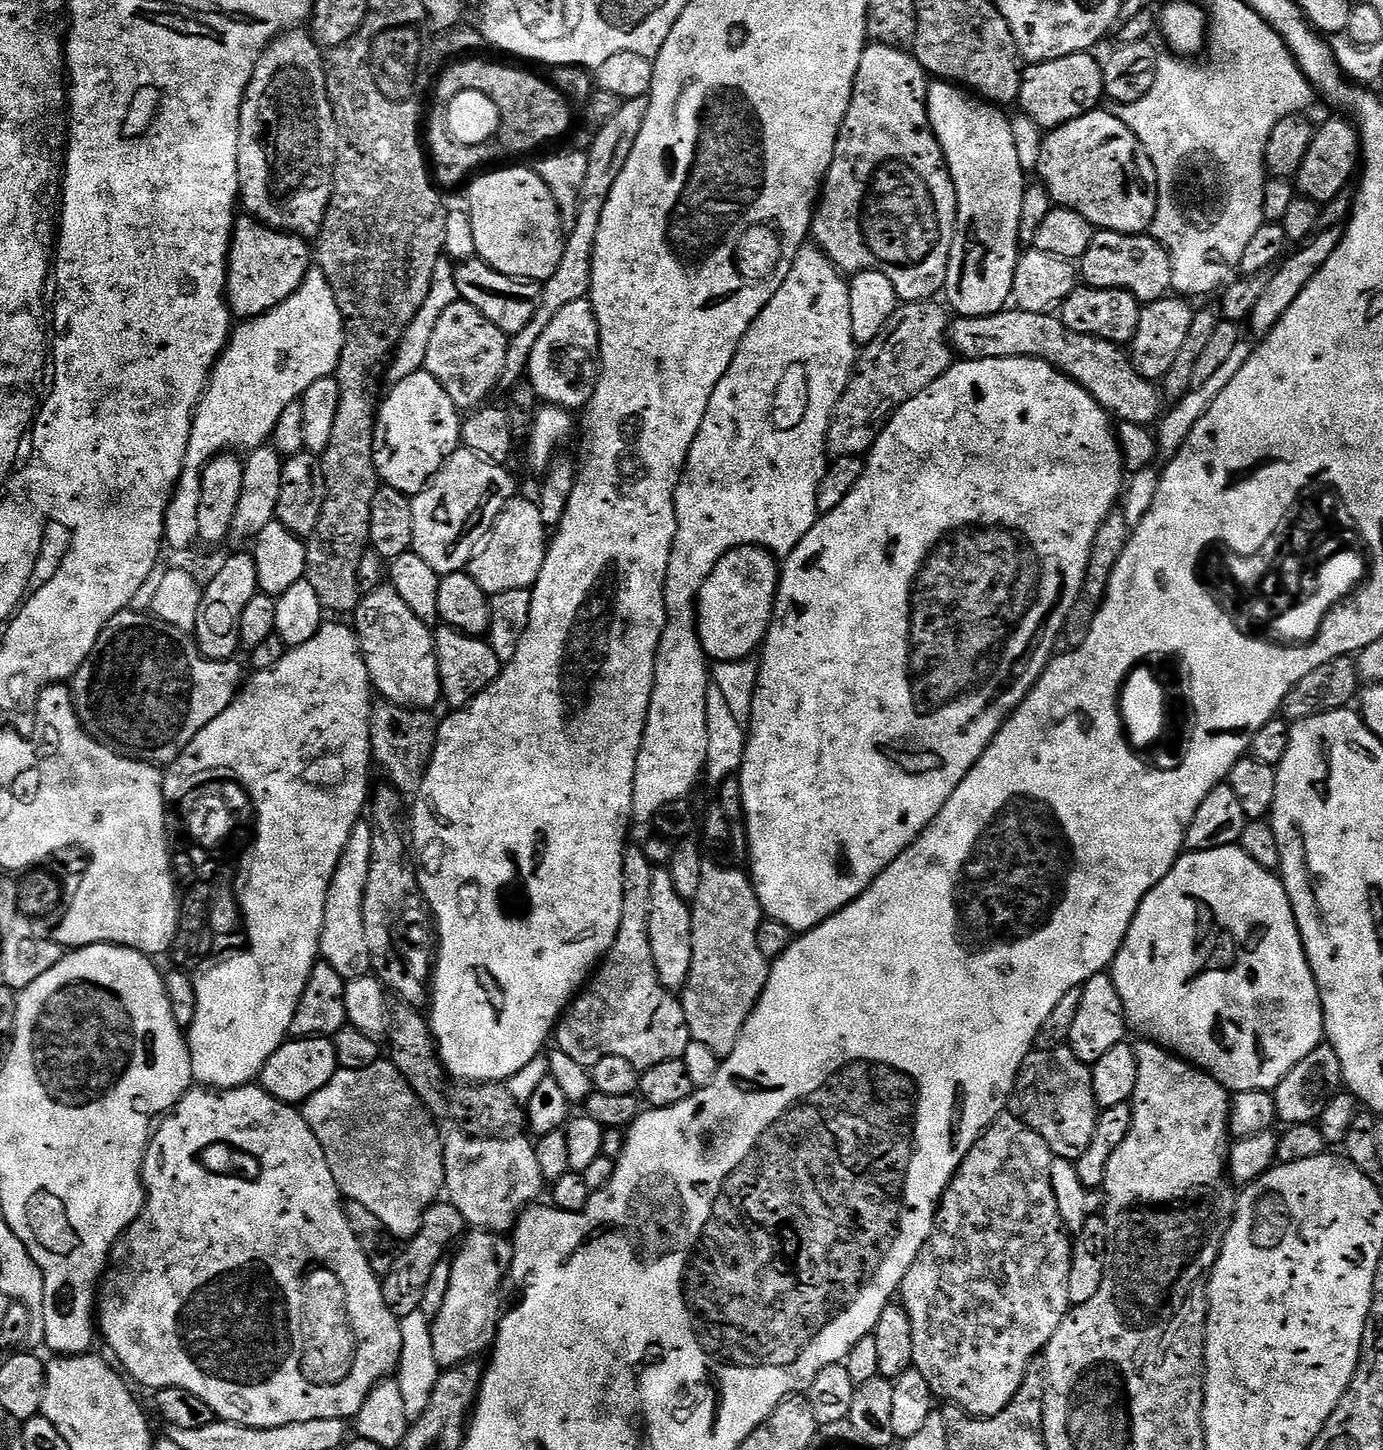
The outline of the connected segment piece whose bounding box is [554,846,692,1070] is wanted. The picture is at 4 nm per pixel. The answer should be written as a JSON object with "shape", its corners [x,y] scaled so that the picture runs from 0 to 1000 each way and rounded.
{"shape":[[[455,583],[451,586],[450,592],[450,636],[445,645],[444,652],[440,659],[434,663],[430,672],[424,681],[414,689],[409,700],[406,701],[401,710],[401,720],[404,725],[412,727],[415,732],[422,737],[427,737],[435,730],[446,728],[453,730],[461,737],[465,738],[470,735],[476,735],[476,732],[494,731],[496,721],[500,718],[499,710],[496,708],[496,699],[494,692],[490,685],[484,684],[476,674],[476,669],[473,666],[473,658],[470,655],[470,608],[473,601],[472,591],[466,588],[465,584]]]}

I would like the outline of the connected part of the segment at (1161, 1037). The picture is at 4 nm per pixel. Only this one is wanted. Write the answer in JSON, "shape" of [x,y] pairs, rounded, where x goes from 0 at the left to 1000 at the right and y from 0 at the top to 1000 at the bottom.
{"shape":[[[890,582],[886,585],[869,586],[868,588],[857,587],[850,597],[829,617],[829,619],[823,625],[819,634],[817,641],[808,655],[807,661],[803,666],[803,672],[808,683],[808,688],[811,688],[813,702],[816,710],[825,712],[828,718],[837,720],[840,723],[851,728],[860,734],[865,734],[869,739],[877,742],[881,747],[888,751],[889,754],[895,753],[920,753],[933,741],[933,738],[947,724],[950,724],[958,717],[957,695],[954,693],[954,681],[952,679],[950,672],[946,666],[943,657],[943,650],[936,633],[936,628],[933,625],[933,619],[928,613],[928,608],[923,601],[917,601],[904,589],[901,589],[896,583]]]}

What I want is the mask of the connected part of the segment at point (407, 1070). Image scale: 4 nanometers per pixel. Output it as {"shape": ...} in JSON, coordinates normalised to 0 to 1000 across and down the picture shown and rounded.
{"shape":[[[286,691],[281,694],[281,699],[282,708],[279,717],[280,719],[283,719],[282,726],[283,734],[292,741],[294,746],[300,752],[301,757],[307,761],[307,763],[316,773],[328,772],[330,774],[328,776],[332,777],[339,783],[345,785],[373,782],[380,777],[380,765],[377,759],[376,761],[373,759],[373,756],[367,751],[367,747],[325,746],[321,739],[321,734],[318,733],[315,718],[312,717],[310,701],[304,696],[299,692]]]}

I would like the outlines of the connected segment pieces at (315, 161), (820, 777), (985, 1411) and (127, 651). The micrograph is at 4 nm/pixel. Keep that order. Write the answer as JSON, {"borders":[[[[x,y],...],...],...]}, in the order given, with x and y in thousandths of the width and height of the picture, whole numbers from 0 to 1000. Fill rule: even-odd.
{"borders":[[[[214,18],[202,23],[187,40],[174,74],[173,140],[179,148],[193,157],[200,157],[202,160],[210,160],[221,164],[228,163],[234,154],[240,136],[240,123],[243,119],[243,106],[246,99],[246,89],[243,87],[236,62],[234,39],[235,37],[225,21]]],[[[716,247],[715,248],[698,248],[689,250],[688,254],[681,258],[667,272],[661,272],[651,281],[646,284],[642,289],[642,293],[632,305],[632,308],[626,313],[625,326],[620,330],[620,335],[609,343],[608,348],[603,349],[603,352],[595,354],[591,358],[590,362],[581,369],[580,374],[572,382],[568,384],[564,395],[564,403],[561,406],[561,417],[558,419],[558,428],[555,437],[549,450],[548,456],[550,464],[547,468],[547,475],[545,476],[544,490],[543,499],[540,501],[540,510],[539,512],[539,523],[537,523],[534,539],[536,541],[536,552],[538,554],[538,566],[541,572],[540,598],[542,599],[544,609],[547,611],[550,627],[553,632],[560,636],[565,636],[574,644],[581,644],[591,640],[596,634],[599,634],[604,629],[607,629],[612,623],[617,623],[625,614],[631,610],[638,602],[644,597],[666,577],[672,570],[672,567],[680,561],[681,556],[693,545],[696,537],[701,534],[704,526],[710,523],[713,514],[722,506],[722,503],[728,498],[734,488],[745,479],[745,476],[751,470],[751,468],[756,462],[758,455],[762,452],[762,443],[765,436],[771,429],[774,419],[778,414],[782,413],[785,399],[785,390],[788,388],[788,381],[791,377],[791,371],[794,371],[794,366],[800,360],[800,357],[808,350],[814,336],[814,323],[813,314],[810,310],[808,299],[802,285],[798,283],[782,266],[777,265],[773,259],[769,259],[762,252],[756,248],[745,248],[745,247]]],[[[725,768],[714,779],[709,781],[704,790],[698,796],[698,799],[691,806],[685,820],[680,826],[677,834],[677,841],[674,843],[674,850],[667,859],[664,868],[655,876],[655,881],[652,881],[649,892],[650,899],[654,900],[655,906],[658,906],[658,918],[661,919],[661,937],[659,943],[667,950],[670,950],[670,956],[672,956],[675,963],[680,963],[686,969],[697,972],[698,974],[706,978],[718,977],[727,970],[736,961],[739,953],[742,950],[746,939],[750,937],[758,929],[759,923],[762,923],[762,917],[768,914],[769,907],[776,901],[774,898],[774,873],[775,872],[776,853],[769,846],[769,841],[765,834],[765,829],[762,826],[762,821],[759,818],[759,804],[761,801],[759,790],[745,777],[742,777],[731,768]]],[[[95,421],[87,422],[77,429],[71,437],[71,443],[68,443],[68,448],[65,448],[62,457],[59,457],[51,470],[52,483],[58,500],[72,513],[95,524],[121,528],[127,526],[129,520],[132,520],[137,512],[140,512],[140,506],[143,506],[143,503],[152,501],[152,498],[155,498],[155,495],[158,495],[158,492],[166,487],[177,466],[174,461],[173,454],[149,454],[137,437],[117,429],[106,421]]]]}

